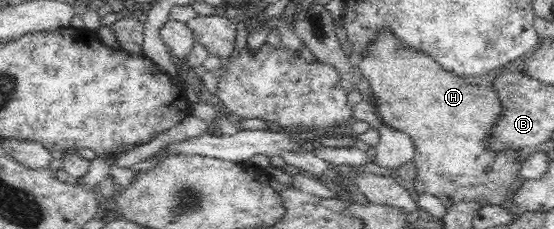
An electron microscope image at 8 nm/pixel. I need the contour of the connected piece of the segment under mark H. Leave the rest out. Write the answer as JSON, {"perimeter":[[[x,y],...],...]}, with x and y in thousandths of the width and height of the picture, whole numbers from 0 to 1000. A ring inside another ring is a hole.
{"perimeter":[[[697,118],[695,127],[688,127],[688,135],[684,135],[681,170],[666,188],[666,205],[655,223],[655,240],[650,245],[650,258],[644,262],[643,275],[650,319],[653,319],[657,341],[662,345],[659,384],[666,384],[681,432],[681,502],[684,520],[688,520],[688,528],[695,528],[702,555],[733,581],[747,616],[747,638],[751,642],[751,664],[745,694],[749,782],[744,782],[740,795],[744,799],[744,812],[749,817],[755,847],[774,847],[792,865],[807,913],[825,886],[830,886],[832,878],[854,878],[870,895],[904,891],[915,882],[915,860],[921,852],[919,821],[931,790],[931,777],[939,769],[937,747],[940,747],[940,729],[944,729],[944,707],[949,690],[944,686],[944,694],[940,694],[937,655],[926,655],[926,646],[912,646],[910,655],[901,655],[899,664],[894,664],[894,655],[886,655],[886,646],[883,646],[883,603],[879,598],[886,590],[886,572],[890,572],[890,555],[897,546],[897,528],[901,528],[904,493],[912,485],[912,463],[904,454],[904,437],[901,437],[901,419],[897,419],[897,402],[894,402],[890,384],[884,384],[883,376],[874,380],[865,367],[857,367],[856,358],[848,358],[847,332],[829,332],[803,310],[792,275],[789,275],[789,262],[776,240],[762,231],[762,223],[745,223],[744,214],[735,214],[729,205],[729,197],[713,162],[713,148],[706,144],[700,127],[697,127]]]}

